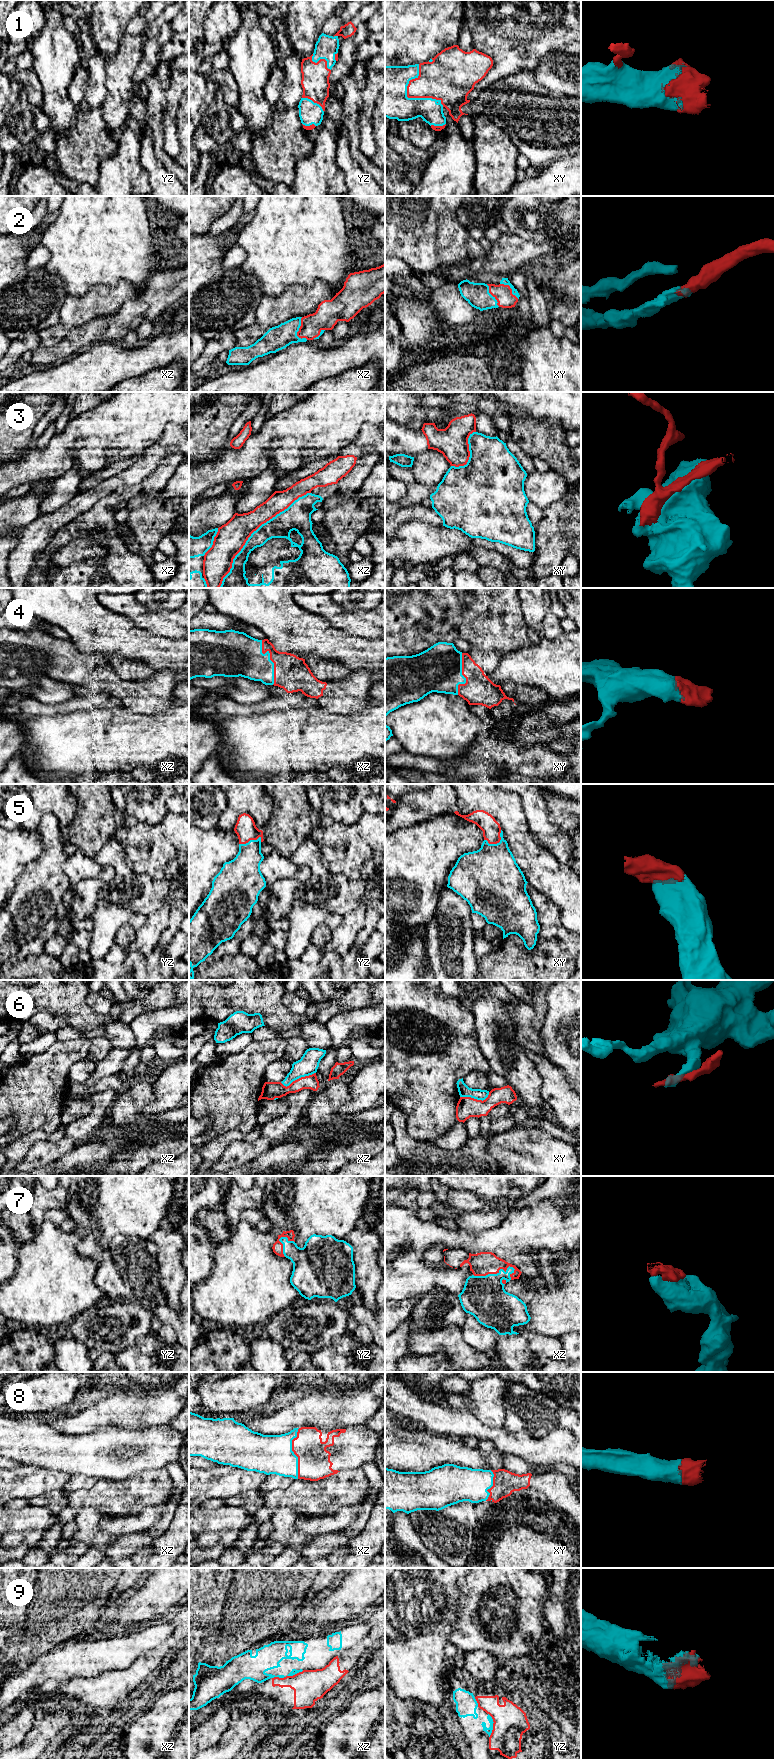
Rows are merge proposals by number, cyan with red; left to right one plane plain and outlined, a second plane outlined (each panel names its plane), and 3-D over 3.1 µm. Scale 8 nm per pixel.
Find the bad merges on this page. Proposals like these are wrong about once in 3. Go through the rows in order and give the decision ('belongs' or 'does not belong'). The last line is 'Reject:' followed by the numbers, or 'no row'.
1: belongs
2: belongs
3: does not belong
4: belongs
5: belongs
6: does not belong
7: belongs
8: belongs
9: does not belong
Reject: 3, 6, 9

